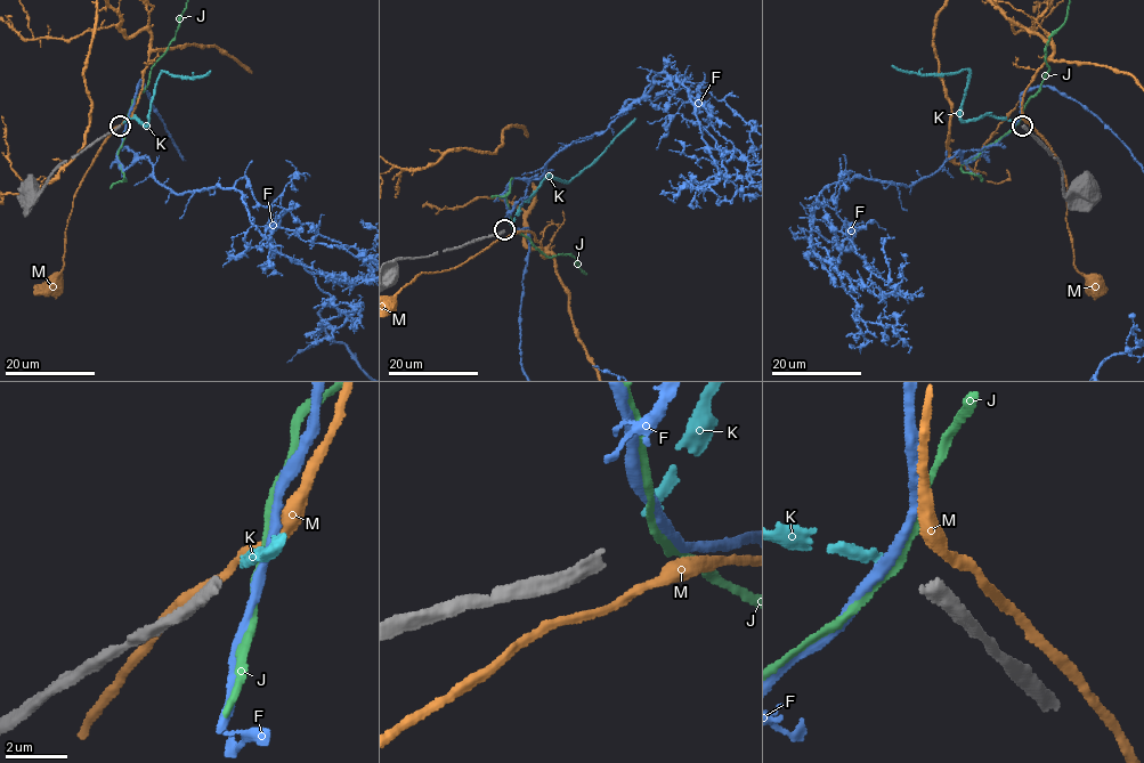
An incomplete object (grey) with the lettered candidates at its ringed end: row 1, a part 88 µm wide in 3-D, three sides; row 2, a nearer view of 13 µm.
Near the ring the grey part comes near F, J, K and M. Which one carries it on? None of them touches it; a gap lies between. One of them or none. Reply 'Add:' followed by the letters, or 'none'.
Add: K

